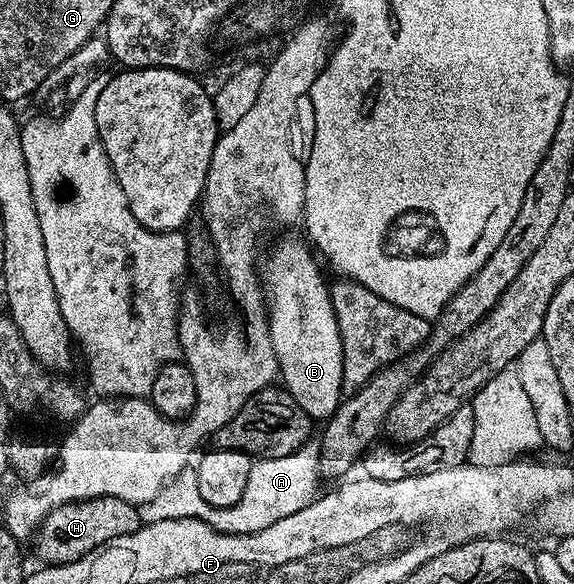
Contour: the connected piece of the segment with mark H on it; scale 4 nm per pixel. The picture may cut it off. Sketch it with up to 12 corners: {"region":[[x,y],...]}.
{"region":[[136,504],[55,509],[35,533],[46,565],[70,564],[142,526]]}

